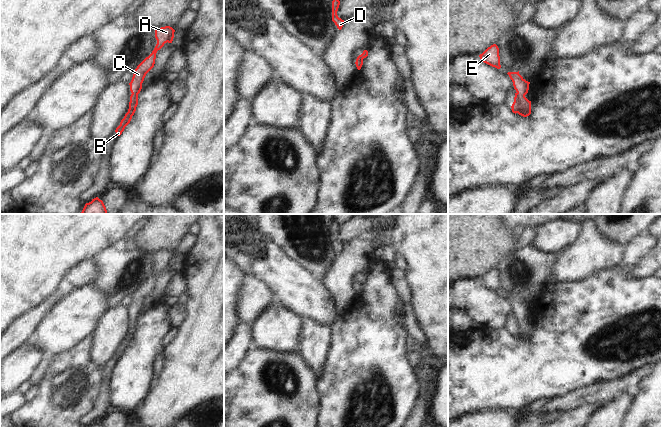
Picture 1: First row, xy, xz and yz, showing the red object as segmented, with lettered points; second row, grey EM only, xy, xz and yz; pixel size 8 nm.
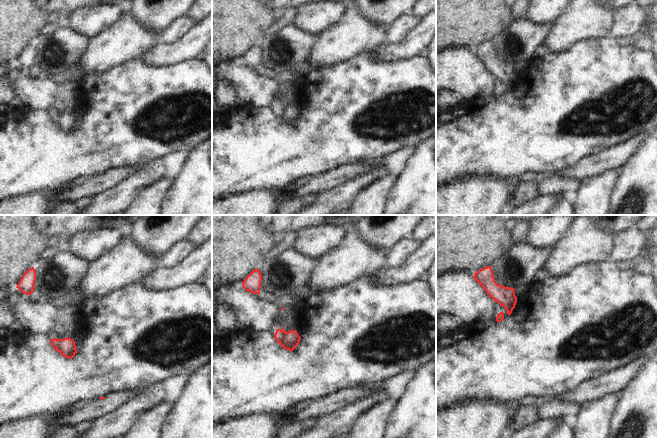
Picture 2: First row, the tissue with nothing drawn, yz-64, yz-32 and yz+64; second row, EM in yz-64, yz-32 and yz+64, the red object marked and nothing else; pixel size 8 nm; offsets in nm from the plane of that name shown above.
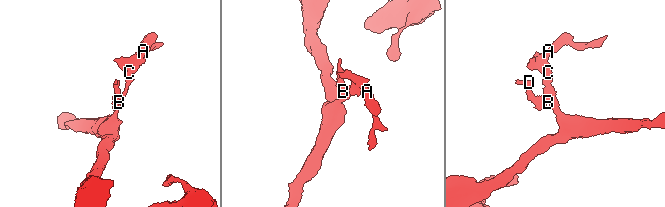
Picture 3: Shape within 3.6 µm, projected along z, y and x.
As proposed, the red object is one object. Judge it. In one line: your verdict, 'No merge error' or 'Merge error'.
No merge error

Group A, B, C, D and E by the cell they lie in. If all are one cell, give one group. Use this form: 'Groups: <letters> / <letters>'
Groups: A B C D E

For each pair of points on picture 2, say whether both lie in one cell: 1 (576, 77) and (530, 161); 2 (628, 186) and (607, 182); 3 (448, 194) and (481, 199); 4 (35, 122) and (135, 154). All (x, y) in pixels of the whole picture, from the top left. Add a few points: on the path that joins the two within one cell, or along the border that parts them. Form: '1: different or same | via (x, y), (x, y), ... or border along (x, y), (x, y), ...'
1: same | via (576, 98), (537, 140)
2: different | border along (619, 170), (617, 184), (610, 197), (609, 204)
3: same | via (456, 199), (473, 199)
4: same | via (60, 147), (62, 149), (110, 149)

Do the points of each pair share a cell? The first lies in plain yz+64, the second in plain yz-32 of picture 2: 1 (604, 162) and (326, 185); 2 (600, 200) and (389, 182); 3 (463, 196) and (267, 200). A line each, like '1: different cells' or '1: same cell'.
1: same cell
2: same cell
3: same cell

